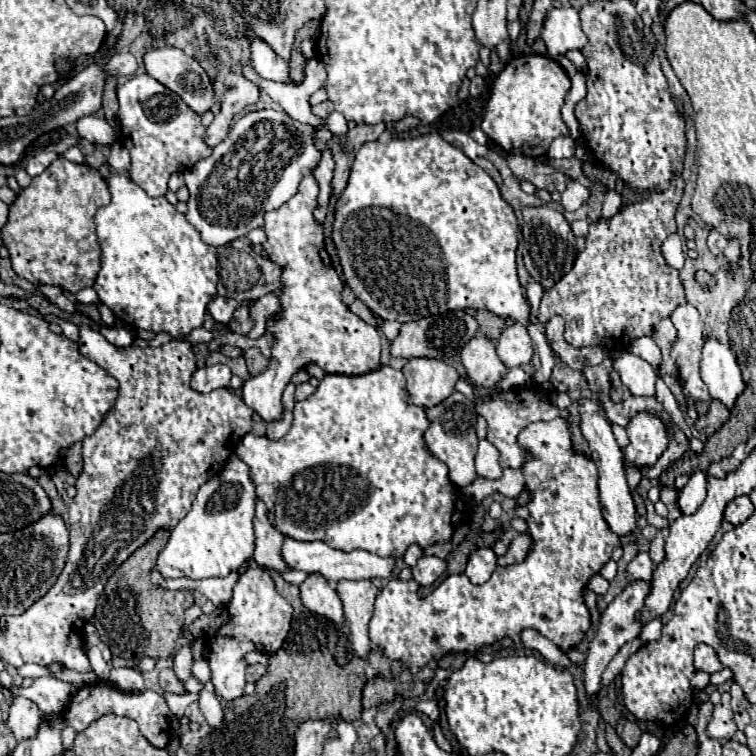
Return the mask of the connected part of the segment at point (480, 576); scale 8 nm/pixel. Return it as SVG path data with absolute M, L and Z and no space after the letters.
M479 547L479 549L475 549L469 555L465 575L473 583L481 585L481 583L485 583L491 577L491 573L495 571L495 567L497 567L497 555L495 555L495 551L491 547Z

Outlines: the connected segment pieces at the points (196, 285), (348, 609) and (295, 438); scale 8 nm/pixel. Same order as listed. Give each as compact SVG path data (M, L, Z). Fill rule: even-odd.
M113 173L109 179L111 203L95 215L97 241L101 247L101 269L97 273L95 291L113 315L133 327L153 333L165 331L171 337L187 337L193 329L203 327L207 305L217 297L217 249L201 241L195 227L165 197L149 197L127 175Z
M339 581L337 593L343 601L343 611L349 623L353 653L365 659L371 651L367 627L373 617L373 603L379 589L371 581Z
M379 367L379 369L369 371L365 375L325 375L325 379L319 383L317 391L311 397L295 403L295 411L293 411L295 419L293 419L293 425L285 437L273 441L267 437L257 437L253 433L247 433L241 439L235 453L251 467L251 477L253 477L253 483L257 487L257 499L261 499L265 503L269 521L273 515L271 525L279 533L283 533L295 541L323 541L339 551L363 549L369 553L395 555L395 557L403 557L405 549L411 543L419 543L423 549L427 549L433 543L443 543L443 541L449 541L453 537L455 525L461 523L469 515L469 505L467 505L465 497L461 495L461 491L447 479L445 463L439 463L439 459L435 459L423 447L423 431L427 429L427 423L429 423L425 417L425 409L405 403L405 395L407 395L405 393L405 377L401 371L391 369L391 367Z

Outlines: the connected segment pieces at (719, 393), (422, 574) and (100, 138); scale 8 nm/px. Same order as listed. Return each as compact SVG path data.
M707 339L701 357L701 379L709 387L711 399L733 409L737 397L745 391L745 381L737 365L735 353L715 339Z
M423 555L417 565L413 567L413 579L419 583L419 585L431 585L439 579L439 575L443 575L447 569L447 563L445 559L439 559L435 555Z
M95 115L81 117L77 121L77 131L83 139L87 139L93 145L111 145L113 137L115 137L113 127L105 119L95 117Z

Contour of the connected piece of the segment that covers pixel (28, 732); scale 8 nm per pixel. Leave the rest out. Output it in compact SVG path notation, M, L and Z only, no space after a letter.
M13 697L7 725L13 731L15 739L23 741L35 737L39 731L39 723L41 723L41 713L37 705L25 697Z

